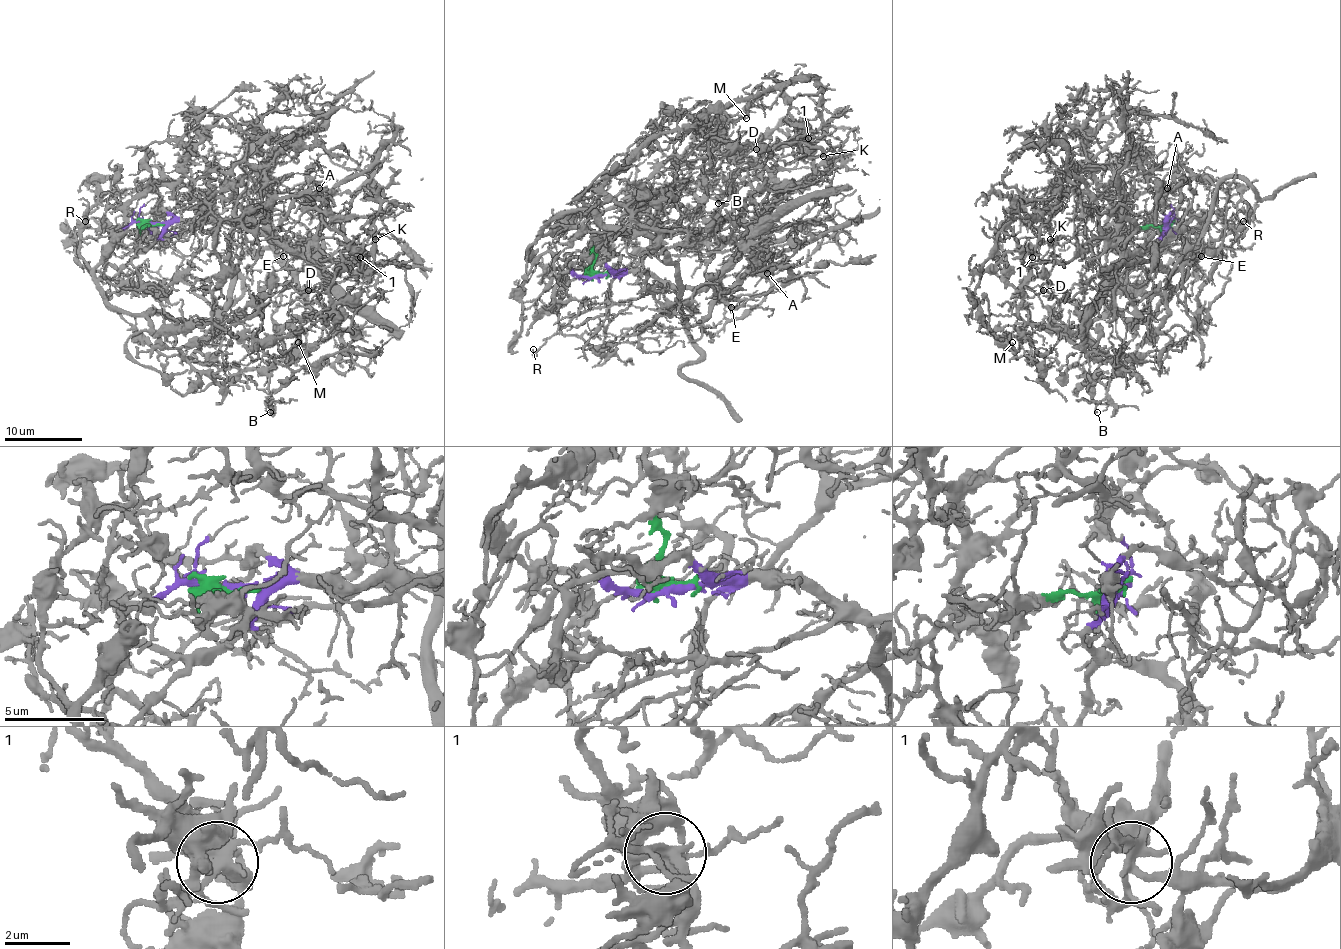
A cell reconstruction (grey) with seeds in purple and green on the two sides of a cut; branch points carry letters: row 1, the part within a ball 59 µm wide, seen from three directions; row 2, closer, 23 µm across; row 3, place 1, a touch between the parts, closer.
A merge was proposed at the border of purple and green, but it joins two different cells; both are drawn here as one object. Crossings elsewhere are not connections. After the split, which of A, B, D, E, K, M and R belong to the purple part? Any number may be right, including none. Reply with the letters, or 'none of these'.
A, E

